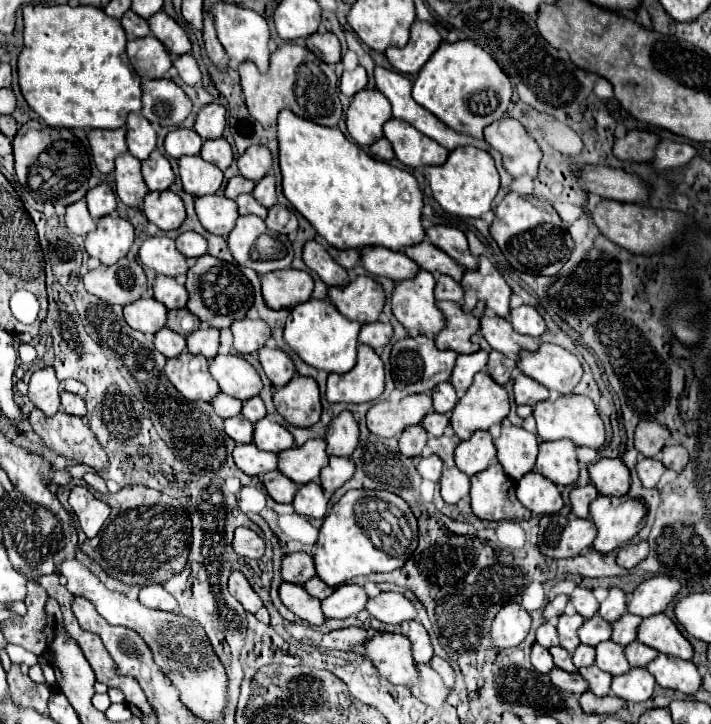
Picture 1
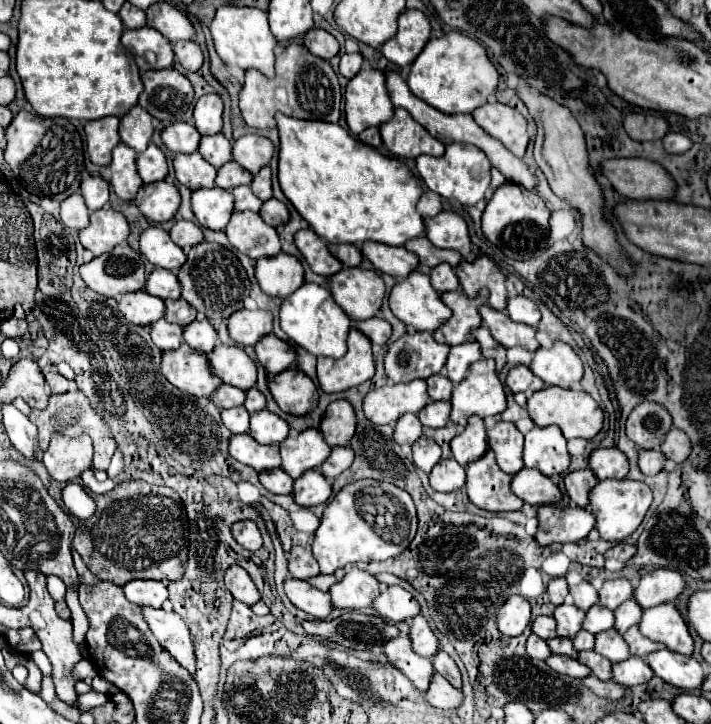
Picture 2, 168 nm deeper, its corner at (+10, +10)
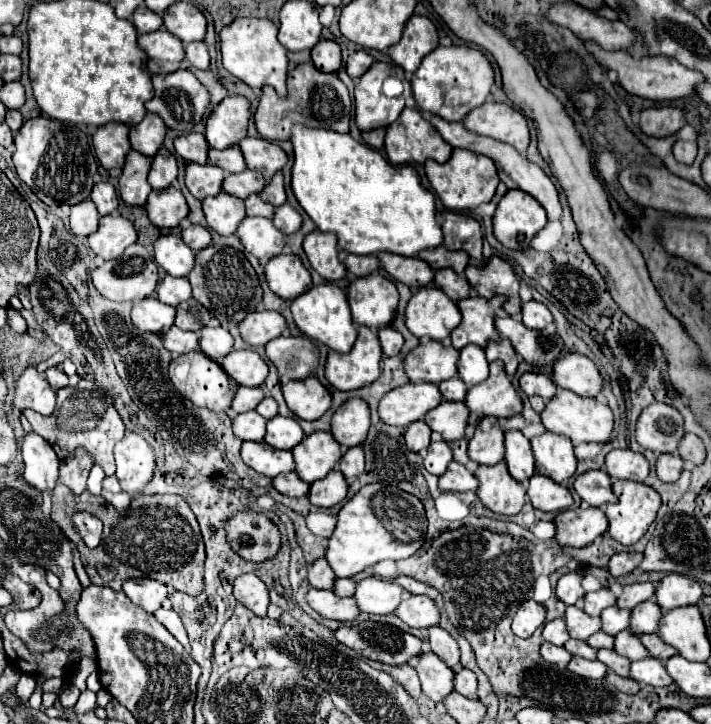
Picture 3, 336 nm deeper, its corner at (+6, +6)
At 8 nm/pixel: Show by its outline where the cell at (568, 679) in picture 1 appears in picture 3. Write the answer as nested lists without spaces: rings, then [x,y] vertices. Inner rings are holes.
[[[574,657],[568,663],[568,669],[580,677],[586,677],[586,679],[604,679],[604,675],[608,671],[606,665],[602,665],[600,661],[588,661],[582,657]]]

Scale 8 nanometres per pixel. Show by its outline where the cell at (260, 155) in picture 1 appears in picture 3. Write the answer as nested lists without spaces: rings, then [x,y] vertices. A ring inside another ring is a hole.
[[[244,137],[238,145],[244,153],[248,169],[262,173],[266,177],[266,181],[270,181],[270,177],[274,177],[274,173],[280,171],[288,163],[288,157],[280,149],[280,145],[270,143],[266,139]]]

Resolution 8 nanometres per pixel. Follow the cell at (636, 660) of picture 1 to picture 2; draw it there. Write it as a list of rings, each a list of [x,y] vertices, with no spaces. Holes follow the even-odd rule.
[[[630,627],[622,637],[624,637],[624,641],[626,641],[628,647],[630,647],[630,655],[638,655],[638,657],[646,657],[648,653],[658,651],[658,649],[664,647],[662,643],[654,643],[654,641],[650,641],[650,639],[646,639],[646,637],[638,631],[638,627]]]

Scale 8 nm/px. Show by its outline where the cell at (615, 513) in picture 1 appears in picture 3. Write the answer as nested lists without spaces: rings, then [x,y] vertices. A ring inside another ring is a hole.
[[[614,481],[612,485],[618,503],[608,503],[604,513],[608,517],[608,533],[622,545],[634,545],[656,519],[660,509],[660,495],[636,481]]]

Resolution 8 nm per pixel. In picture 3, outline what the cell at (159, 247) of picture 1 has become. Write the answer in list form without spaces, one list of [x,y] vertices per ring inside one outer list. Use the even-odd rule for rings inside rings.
[[[162,235],[154,243],[156,263],[174,277],[186,277],[194,267],[194,251],[182,241],[180,235]]]

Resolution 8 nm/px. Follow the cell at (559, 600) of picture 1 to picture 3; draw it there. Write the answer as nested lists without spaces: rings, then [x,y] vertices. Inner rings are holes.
[[[574,571],[574,573],[562,575],[556,585],[556,595],[566,605],[576,605],[586,595],[586,591],[582,587],[582,573]]]

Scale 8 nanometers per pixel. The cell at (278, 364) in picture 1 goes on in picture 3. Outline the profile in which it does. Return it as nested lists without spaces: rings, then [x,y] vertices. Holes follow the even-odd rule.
[[[276,337],[266,345],[268,359],[284,379],[306,379],[316,373],[320,347],[308,337]]]

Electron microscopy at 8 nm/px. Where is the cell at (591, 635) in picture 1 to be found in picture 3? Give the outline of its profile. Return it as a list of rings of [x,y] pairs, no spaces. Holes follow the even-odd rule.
[[[608,607],[602,611],[602,631],[610,633],[610,635],[616,635],[624,629],[630,627],[630,617],[632,617],[632,611],[630,609],[620,609],[620,607]]]

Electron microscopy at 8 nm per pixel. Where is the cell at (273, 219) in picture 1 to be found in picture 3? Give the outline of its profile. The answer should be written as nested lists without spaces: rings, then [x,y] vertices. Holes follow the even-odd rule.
[[[284,203],[282,207],[276,209],[272,221],[274,221],[274,225],[276,225],[284,235],[296,233],[296,231],[300,229],[300,225],[302,225],[300,213],[298,213],[292,205],[288,205],[288,203]]]

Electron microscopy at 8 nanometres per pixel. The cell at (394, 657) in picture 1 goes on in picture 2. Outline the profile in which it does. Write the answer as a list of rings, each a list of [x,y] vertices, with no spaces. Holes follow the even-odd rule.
[[[398,635],[390,641],[384,643],[384,655],[388,657],[388,661],[400,669],[414,687],[418,687],[420,691],[428,689],[430,677],[434,675],[434,667],[432,661],[426,657],[420,657],[412,651],[410,647],[410,639],[404,635]]]

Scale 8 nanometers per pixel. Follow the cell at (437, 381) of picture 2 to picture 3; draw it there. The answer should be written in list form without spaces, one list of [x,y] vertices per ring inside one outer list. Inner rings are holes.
[[[458,377],[442,381],[438,387],[440,387],[440,391],[442,391],[442,395],[444,395],[446,401],[464,401],[464,397],[468,393],[468,387]]]

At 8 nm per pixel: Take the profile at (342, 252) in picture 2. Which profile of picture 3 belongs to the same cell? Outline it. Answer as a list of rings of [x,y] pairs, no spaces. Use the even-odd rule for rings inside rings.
[[[348,253],[346,259],[344,259],[344,265],[346,265],[348,273],[352,273],[354,277],[366,277],[366,275],[378,271],[380,261],[378,261],[376,255],[366,255],[366,257],[362,257],[362,255],[350,255],[350,253]]]

